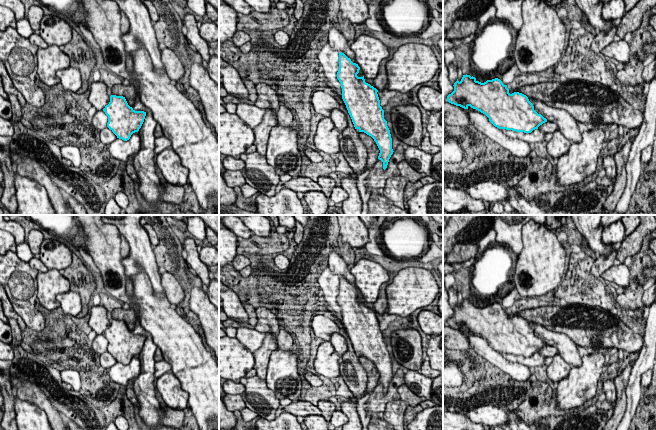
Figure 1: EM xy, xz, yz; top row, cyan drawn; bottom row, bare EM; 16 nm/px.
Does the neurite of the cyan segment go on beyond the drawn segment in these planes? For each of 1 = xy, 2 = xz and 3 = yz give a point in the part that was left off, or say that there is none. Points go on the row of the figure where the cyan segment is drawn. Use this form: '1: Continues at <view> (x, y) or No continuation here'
1: No continuation here
2: No continuation here
3: No continuation here

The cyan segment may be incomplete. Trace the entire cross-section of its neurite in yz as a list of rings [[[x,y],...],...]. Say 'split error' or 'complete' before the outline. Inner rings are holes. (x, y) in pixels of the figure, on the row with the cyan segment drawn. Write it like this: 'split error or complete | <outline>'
complete | [[[466,74],[453,86],[454,91],[447,96],[449,103],[480,111],[499,129],[531,133],[547,122],[534,110],[526,95],[519,92],[510,94],[507,85],[498,78],[481,83]]]

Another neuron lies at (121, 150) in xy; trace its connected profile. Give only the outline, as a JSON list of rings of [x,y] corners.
[[[135,132],[127,141],[117,138],[108,145],[108,149],[112,157],[126,163],[131,156],[134,156],[140,150],[140,146],[140,136],[138,132]]]

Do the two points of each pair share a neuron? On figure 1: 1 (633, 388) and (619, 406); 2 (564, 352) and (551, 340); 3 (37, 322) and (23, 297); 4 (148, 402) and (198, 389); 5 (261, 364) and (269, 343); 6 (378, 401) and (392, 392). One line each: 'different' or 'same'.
1: different
2: same
3: same
4: different
5: same
6: same

